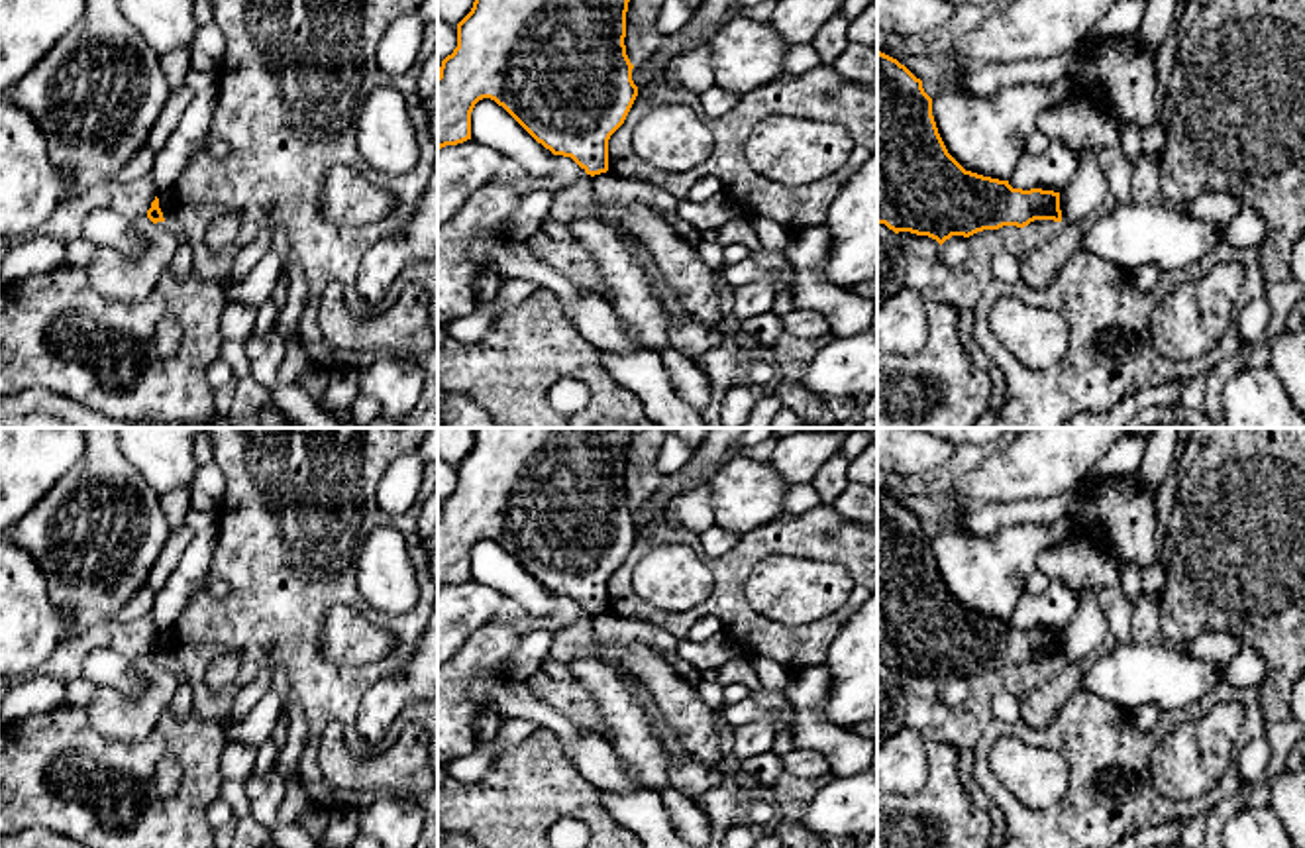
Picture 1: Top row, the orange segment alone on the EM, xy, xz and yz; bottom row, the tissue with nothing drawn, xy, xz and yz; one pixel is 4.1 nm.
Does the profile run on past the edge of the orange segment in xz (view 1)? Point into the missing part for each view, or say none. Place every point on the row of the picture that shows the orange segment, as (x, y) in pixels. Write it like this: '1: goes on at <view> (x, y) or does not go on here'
1: does not go on here

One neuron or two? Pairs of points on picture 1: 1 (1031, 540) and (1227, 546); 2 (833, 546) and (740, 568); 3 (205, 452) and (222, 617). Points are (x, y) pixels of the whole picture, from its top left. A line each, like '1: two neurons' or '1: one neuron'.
1: two neurons
2: one neuron
3: two neurons

